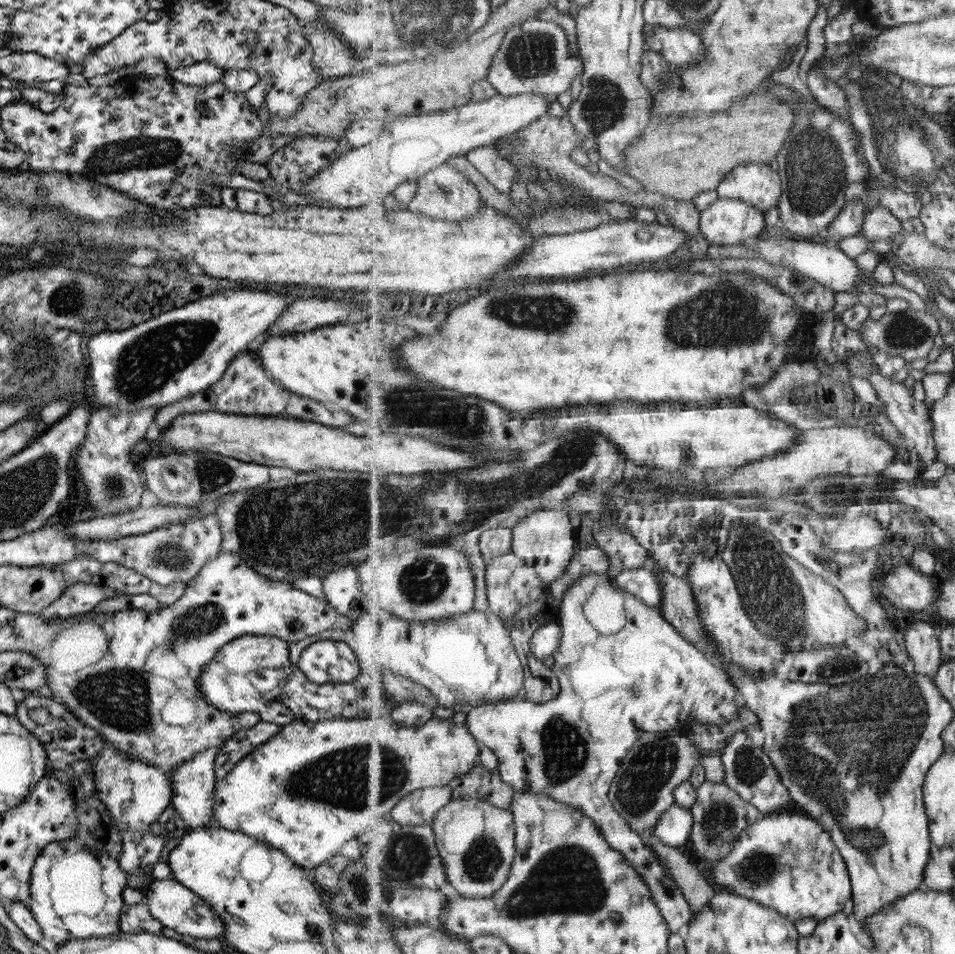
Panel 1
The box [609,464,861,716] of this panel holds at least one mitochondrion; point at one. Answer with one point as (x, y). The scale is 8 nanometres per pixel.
(774, 599)

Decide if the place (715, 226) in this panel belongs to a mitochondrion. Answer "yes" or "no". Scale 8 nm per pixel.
no

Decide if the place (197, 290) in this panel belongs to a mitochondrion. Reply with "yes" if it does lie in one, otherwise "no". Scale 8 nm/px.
no

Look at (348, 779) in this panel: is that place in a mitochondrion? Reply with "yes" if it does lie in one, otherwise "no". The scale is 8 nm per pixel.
yes

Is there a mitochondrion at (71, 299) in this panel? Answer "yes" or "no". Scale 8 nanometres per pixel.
yes

